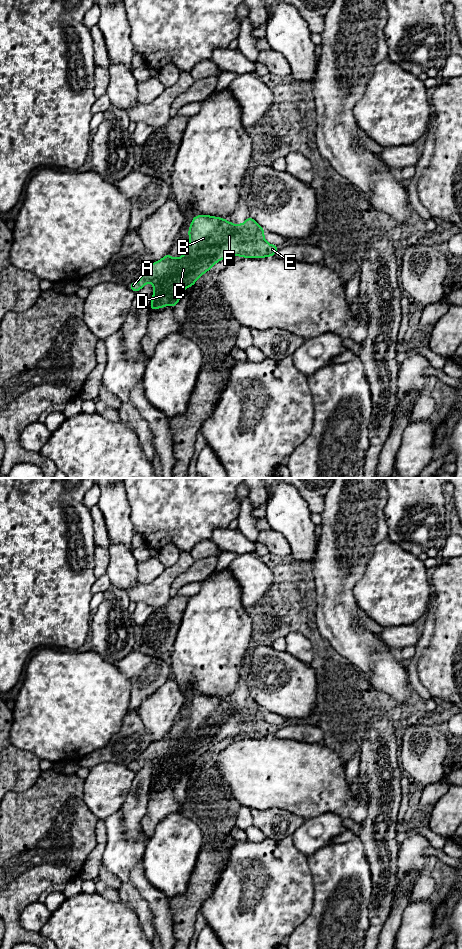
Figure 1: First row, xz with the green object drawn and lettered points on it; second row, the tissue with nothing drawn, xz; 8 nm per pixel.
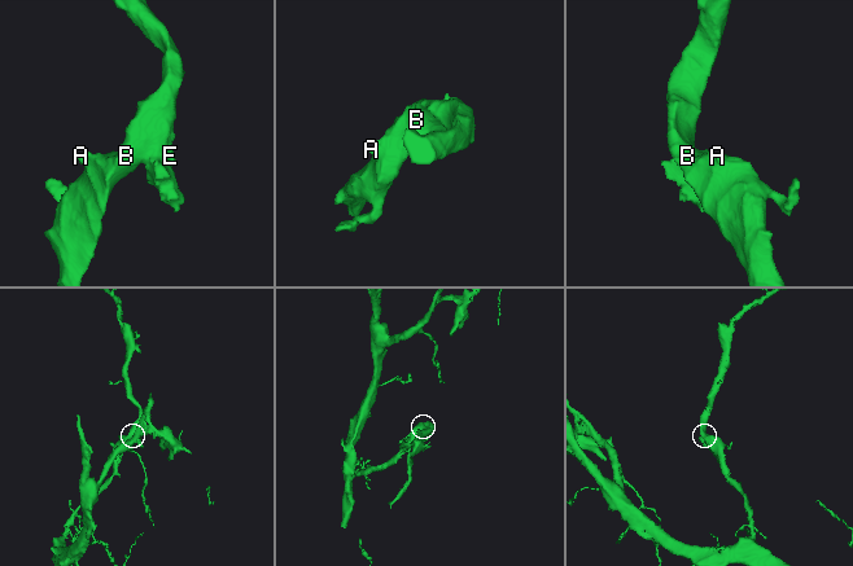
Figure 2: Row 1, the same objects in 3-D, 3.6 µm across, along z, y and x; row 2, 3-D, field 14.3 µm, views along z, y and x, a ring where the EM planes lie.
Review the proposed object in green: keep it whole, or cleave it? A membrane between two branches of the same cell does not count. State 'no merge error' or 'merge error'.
no merge error

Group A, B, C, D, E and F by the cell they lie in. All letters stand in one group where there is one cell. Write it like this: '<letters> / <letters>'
A B C D E F

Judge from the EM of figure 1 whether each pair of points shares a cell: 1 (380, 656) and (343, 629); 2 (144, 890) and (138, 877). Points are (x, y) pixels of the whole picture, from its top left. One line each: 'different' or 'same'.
1: same
2: same

